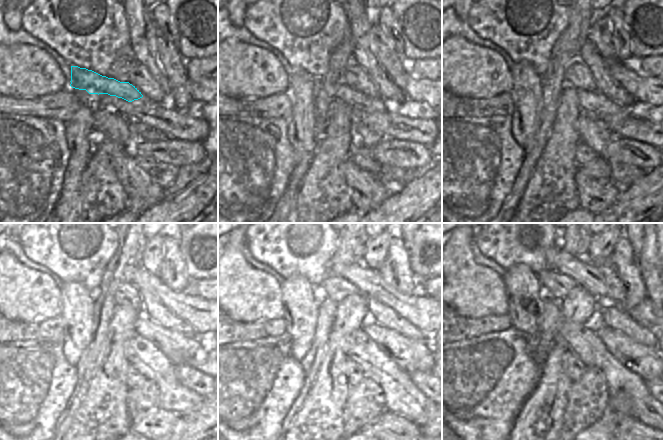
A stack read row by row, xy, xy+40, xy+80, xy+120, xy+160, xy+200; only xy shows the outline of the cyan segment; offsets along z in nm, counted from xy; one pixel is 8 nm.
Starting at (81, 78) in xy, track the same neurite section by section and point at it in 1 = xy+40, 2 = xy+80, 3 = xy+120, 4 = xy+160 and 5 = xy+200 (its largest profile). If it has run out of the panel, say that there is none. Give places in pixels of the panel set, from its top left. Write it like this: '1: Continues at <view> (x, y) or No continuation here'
1: Continues at xy+40 (353, 97)
2: Continues at xy+80 (595, 103)
3: Continues at xy+120 (178, 348)
4: Continues at xy+160 (410, 355)
5: Continues at xy+200 (644, 361).

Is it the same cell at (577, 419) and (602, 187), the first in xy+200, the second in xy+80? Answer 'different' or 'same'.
different

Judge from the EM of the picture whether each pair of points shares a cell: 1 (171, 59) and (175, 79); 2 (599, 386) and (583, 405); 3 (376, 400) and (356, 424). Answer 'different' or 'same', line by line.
1: same
2: same
3: same

